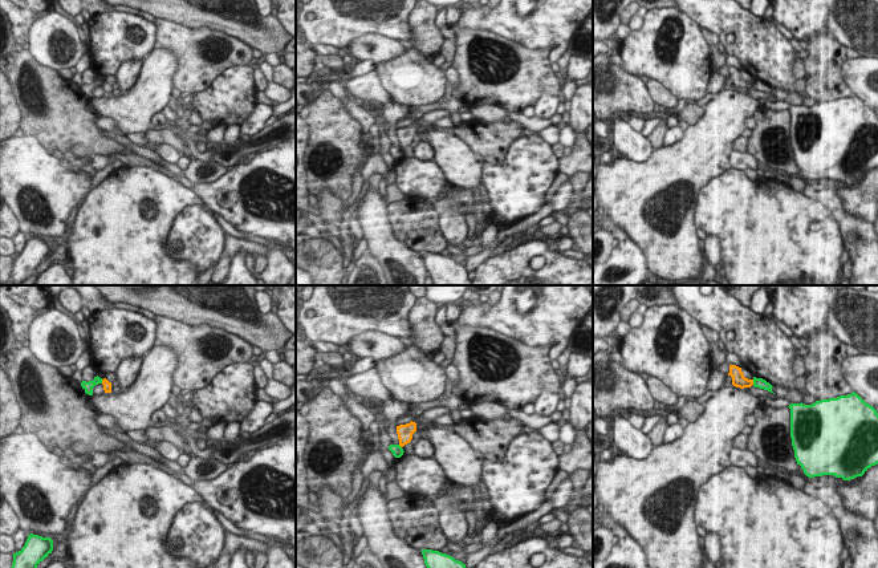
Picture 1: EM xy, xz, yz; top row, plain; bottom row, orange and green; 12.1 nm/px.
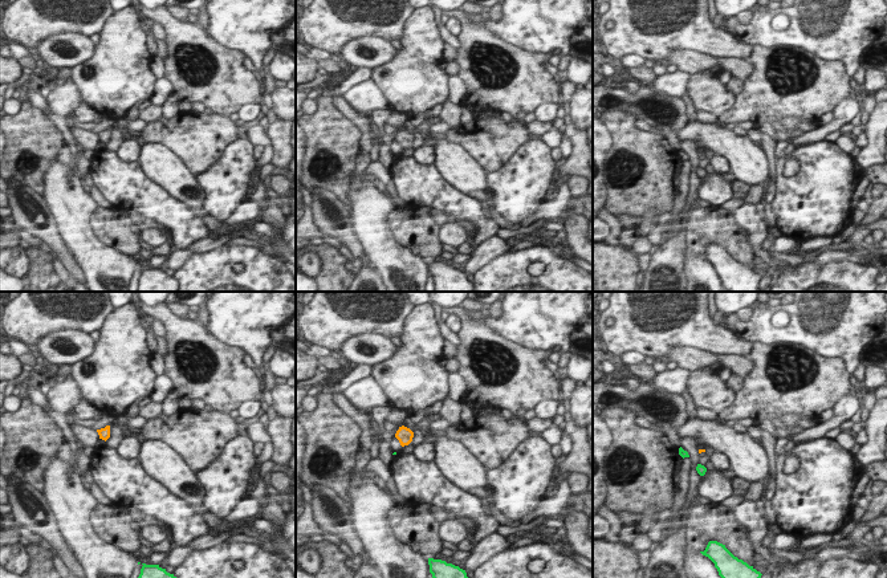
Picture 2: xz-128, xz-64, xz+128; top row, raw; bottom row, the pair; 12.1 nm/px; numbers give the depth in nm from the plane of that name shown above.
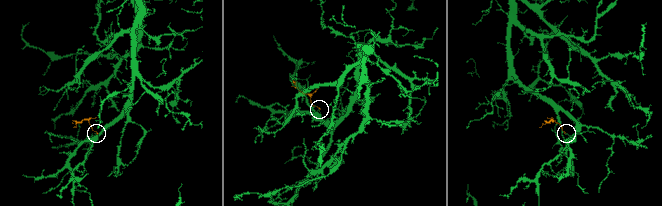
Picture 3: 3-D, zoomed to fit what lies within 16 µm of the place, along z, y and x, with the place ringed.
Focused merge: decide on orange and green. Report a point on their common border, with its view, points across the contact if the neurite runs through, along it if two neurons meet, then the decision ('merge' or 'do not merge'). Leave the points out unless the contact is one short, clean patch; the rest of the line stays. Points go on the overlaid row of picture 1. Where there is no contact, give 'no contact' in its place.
meets orange in yz at (752, 382); border along yz (752, 380), (753, 384); do not merge

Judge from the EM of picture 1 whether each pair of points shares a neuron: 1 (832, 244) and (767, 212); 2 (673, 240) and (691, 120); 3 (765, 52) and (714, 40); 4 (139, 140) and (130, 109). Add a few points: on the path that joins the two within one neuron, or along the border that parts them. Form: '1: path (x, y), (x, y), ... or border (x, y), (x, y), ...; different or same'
1: path (816, 244), (795, 224), (783, 224); same
2: border (706, 106), (702, 116), (690, 126); different
3: border (702, 28), (712, 32), (720, 40); different
4: border (143, 133), (127, 134); different

